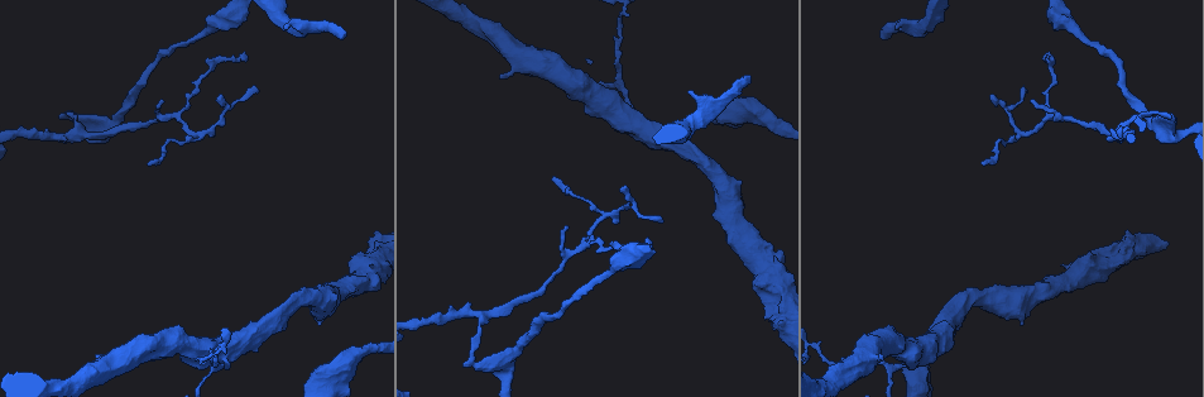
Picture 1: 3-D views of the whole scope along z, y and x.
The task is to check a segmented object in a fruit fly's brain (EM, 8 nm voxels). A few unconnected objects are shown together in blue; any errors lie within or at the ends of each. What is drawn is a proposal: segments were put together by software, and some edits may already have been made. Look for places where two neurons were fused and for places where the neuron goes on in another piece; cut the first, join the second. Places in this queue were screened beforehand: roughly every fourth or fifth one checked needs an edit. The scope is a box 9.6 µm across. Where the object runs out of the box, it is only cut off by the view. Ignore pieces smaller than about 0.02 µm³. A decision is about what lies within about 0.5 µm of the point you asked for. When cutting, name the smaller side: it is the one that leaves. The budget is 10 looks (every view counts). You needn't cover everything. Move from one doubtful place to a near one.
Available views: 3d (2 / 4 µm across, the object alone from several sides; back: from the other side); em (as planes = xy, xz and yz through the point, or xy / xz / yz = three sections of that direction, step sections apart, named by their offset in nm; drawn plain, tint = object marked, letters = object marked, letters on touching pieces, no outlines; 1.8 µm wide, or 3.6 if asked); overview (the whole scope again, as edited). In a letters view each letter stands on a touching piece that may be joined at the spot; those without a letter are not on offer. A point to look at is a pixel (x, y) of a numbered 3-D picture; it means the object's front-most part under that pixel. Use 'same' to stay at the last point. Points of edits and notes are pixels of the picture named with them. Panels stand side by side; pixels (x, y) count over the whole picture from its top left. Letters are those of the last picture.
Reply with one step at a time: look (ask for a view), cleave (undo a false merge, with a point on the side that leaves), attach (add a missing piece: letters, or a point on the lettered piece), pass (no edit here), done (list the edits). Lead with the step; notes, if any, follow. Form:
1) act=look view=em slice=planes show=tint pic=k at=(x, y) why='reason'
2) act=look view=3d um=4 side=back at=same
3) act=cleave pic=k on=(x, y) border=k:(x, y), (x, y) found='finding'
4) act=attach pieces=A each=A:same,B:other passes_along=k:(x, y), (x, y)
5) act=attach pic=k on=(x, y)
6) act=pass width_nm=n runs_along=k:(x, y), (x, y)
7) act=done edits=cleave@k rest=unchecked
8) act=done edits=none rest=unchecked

act=look view=3d um=4 pic=1 at=(650, 239) why='thin end'

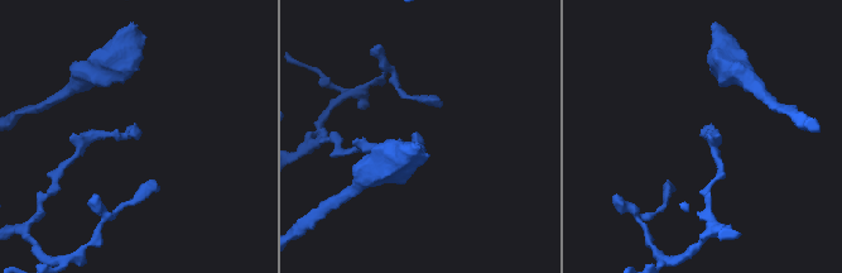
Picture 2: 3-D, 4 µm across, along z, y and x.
act=look view=em um=3.6 slice=planes show=letters pic=2 at=(703, 130)

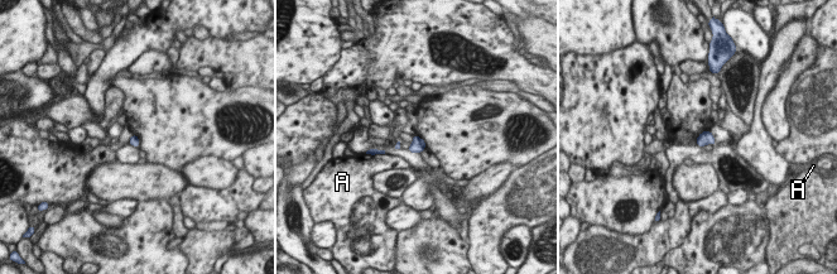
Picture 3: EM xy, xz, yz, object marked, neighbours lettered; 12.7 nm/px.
act=pass each=A:other border=3:(376, 153), (384, 154) found='no lettered piece goes on from it'

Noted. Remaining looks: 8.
act=look view=3d um=4 pic=1 at=(1050, 117) why='three arms meet'

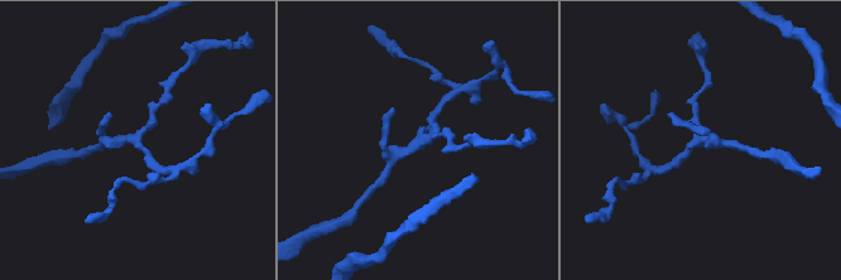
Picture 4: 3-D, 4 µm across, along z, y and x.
act=look view=em slice=planes show=tint pic=4 at=(136, 139) why='shape alone is not enough'

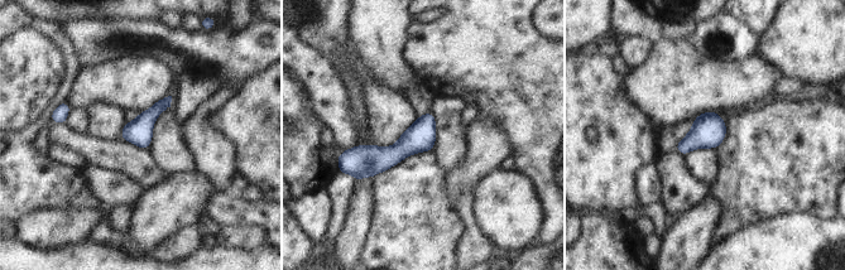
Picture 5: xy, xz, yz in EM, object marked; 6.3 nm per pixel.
act=look view=em slice=planes show=letters at=same

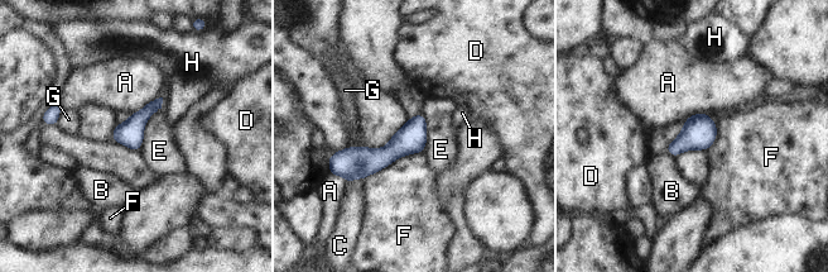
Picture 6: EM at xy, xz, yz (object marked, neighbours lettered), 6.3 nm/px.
act=pass each=A:other,B:other,C:other,D:other,E:other,F:other,G:other,H:other runs_along=6:(423, 122), (384, 157), (343, 160) found='one neuron here'

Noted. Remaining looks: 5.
act=look view=3d um=2 side=back pic=1 at=(880, 36) why='free end'

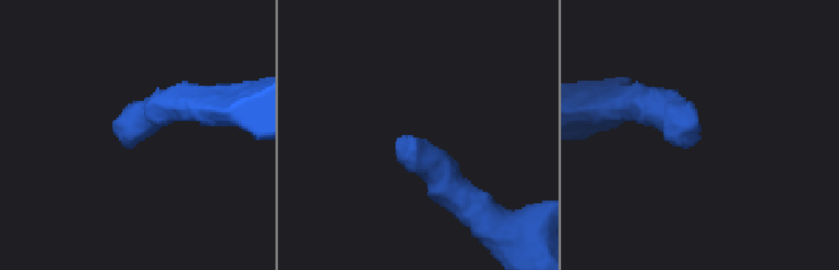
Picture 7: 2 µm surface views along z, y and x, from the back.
act=look view=em slice=xy step=16 show=tint pic=7 at=(405, 136) why='need the tissue'

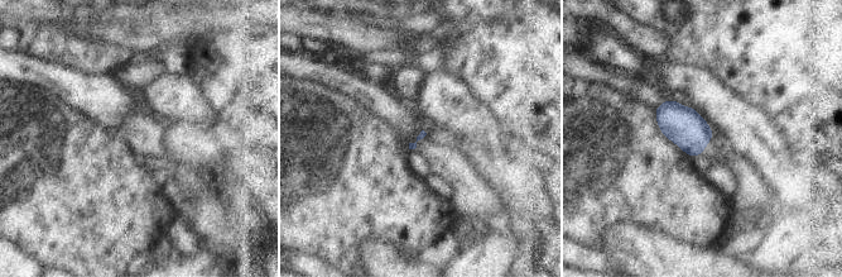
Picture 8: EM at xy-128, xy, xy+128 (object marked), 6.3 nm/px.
act=look view=em slice=planes show=letters at=same why='cut it another way'

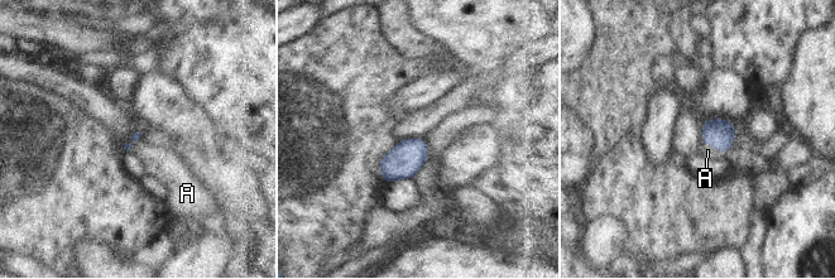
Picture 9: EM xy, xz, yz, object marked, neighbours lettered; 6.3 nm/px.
act=attach pieces=A each=A:same found='it goes on there'

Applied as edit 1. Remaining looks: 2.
act=done edits=attach@9 rest=unchecked

